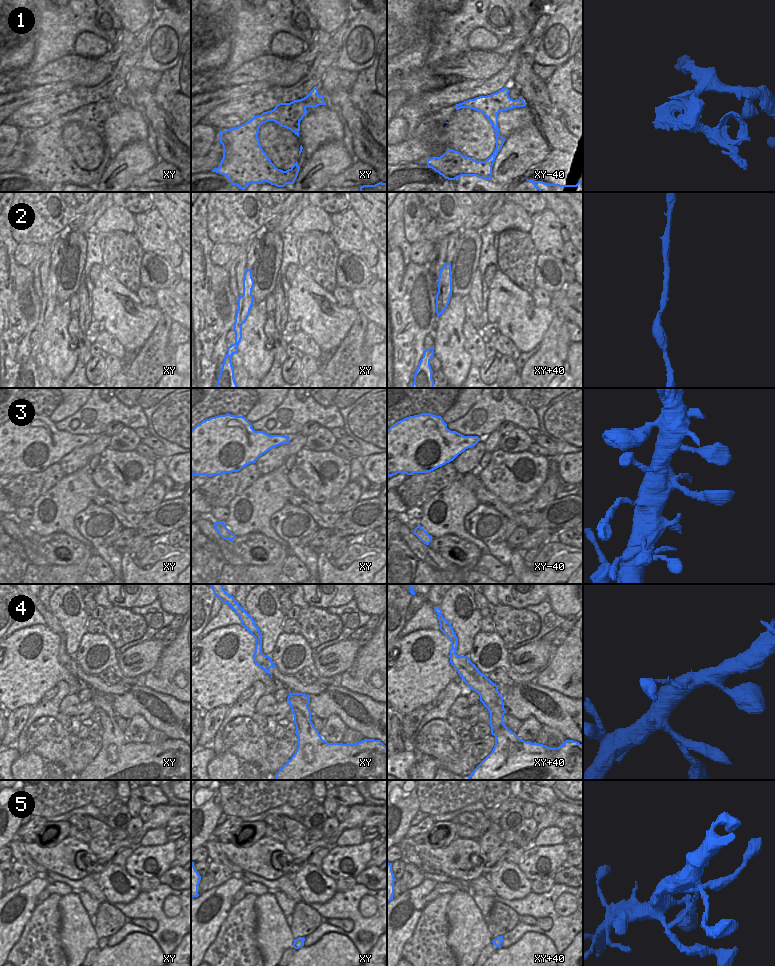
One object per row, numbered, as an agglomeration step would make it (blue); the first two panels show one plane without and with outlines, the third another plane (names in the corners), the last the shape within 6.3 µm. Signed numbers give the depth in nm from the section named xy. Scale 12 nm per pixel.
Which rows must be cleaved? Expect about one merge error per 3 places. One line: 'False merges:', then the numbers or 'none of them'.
False merges: 1, 5

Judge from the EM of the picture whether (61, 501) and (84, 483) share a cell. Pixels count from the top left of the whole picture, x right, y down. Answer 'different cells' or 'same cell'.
same cell

